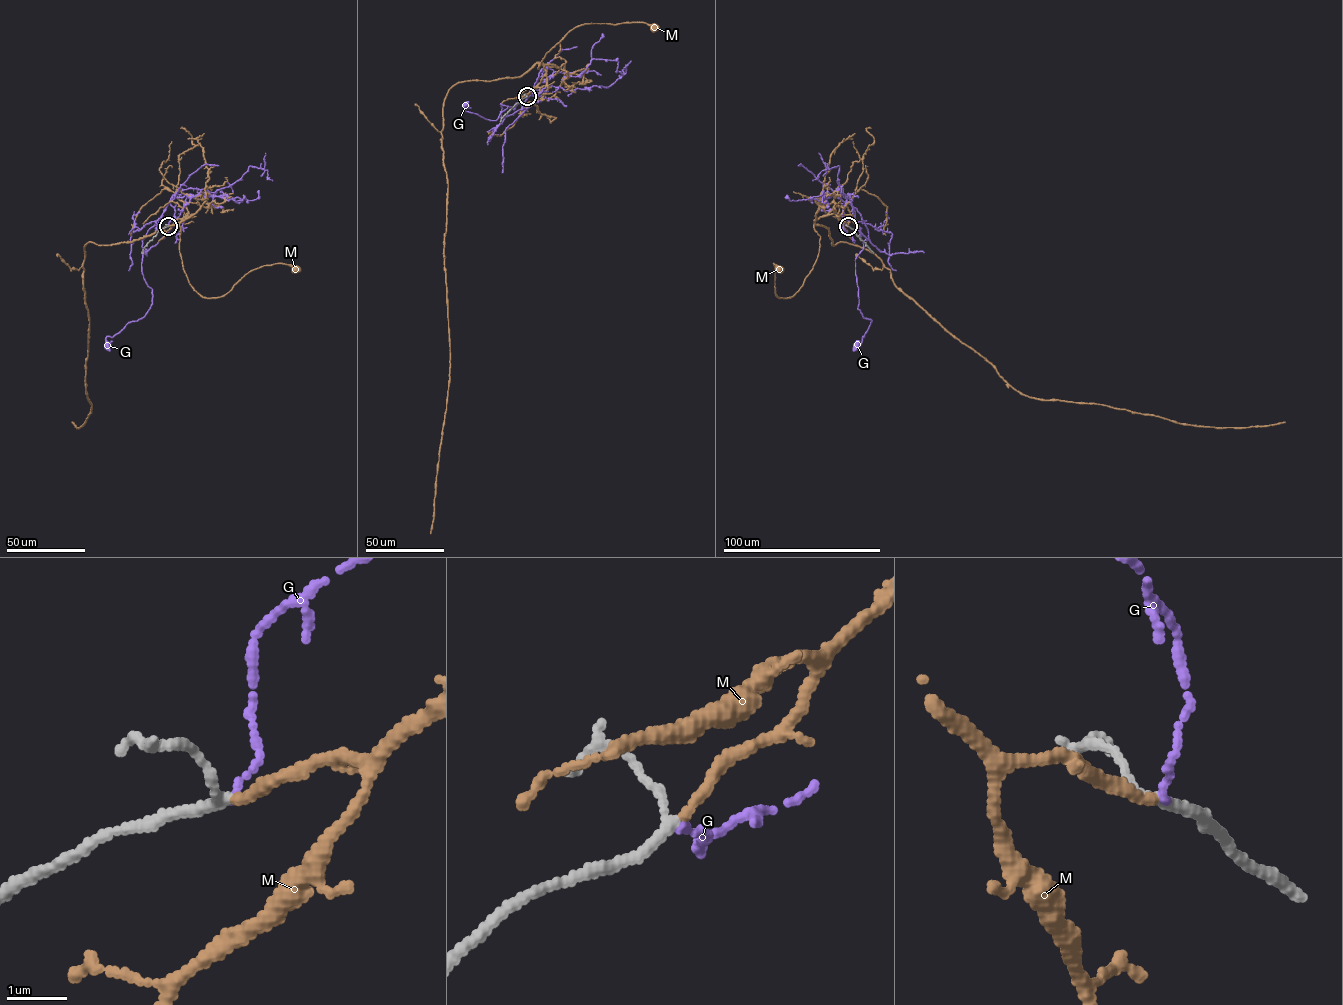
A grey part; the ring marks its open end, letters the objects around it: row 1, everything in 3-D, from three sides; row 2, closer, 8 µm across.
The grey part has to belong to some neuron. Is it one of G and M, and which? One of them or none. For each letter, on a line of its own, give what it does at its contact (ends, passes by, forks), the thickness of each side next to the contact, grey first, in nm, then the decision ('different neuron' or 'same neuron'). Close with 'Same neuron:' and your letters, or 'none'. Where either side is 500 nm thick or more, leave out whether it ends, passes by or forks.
G: it ends | 150/80 nm | different neuron
M: it ends | 150/170 nm | same neuron
Same neuron: M

